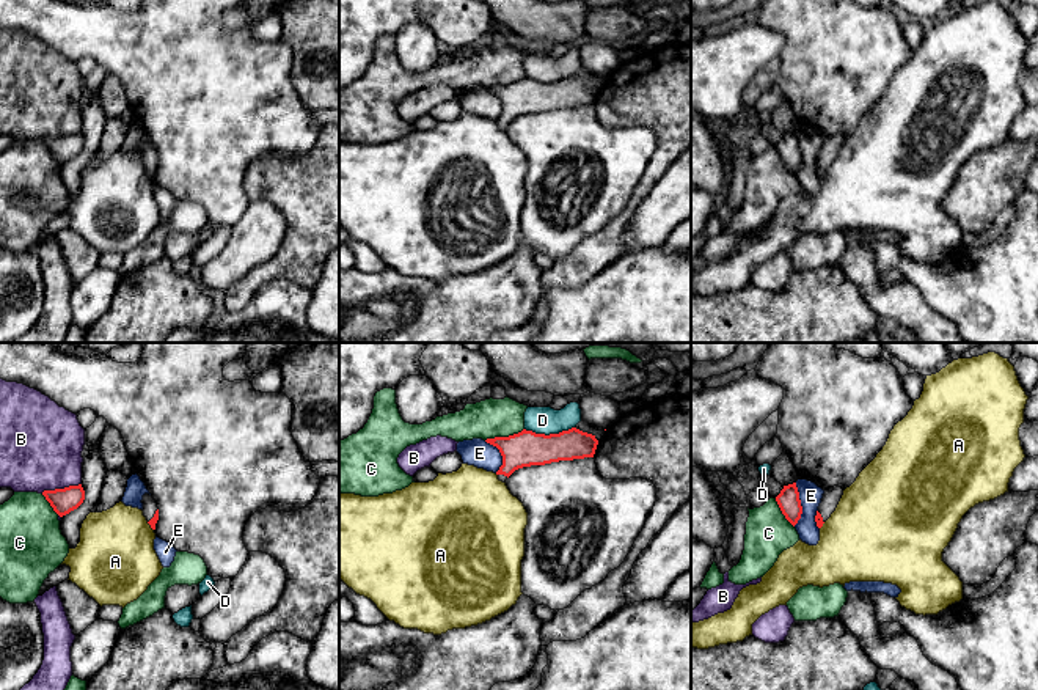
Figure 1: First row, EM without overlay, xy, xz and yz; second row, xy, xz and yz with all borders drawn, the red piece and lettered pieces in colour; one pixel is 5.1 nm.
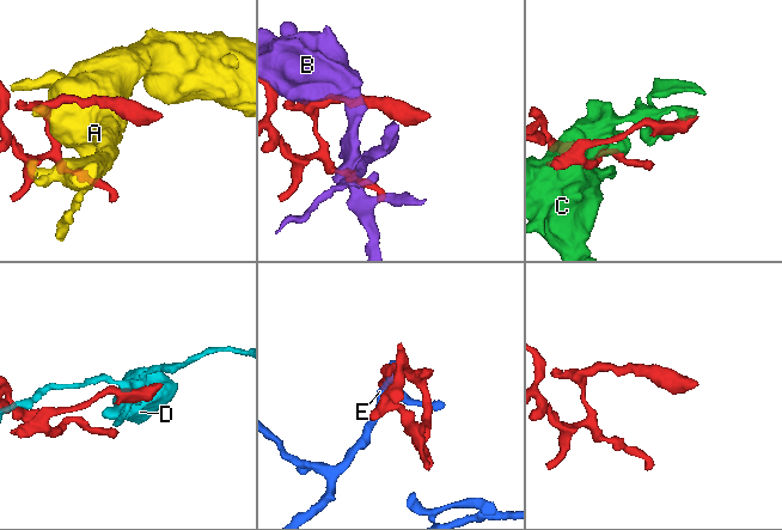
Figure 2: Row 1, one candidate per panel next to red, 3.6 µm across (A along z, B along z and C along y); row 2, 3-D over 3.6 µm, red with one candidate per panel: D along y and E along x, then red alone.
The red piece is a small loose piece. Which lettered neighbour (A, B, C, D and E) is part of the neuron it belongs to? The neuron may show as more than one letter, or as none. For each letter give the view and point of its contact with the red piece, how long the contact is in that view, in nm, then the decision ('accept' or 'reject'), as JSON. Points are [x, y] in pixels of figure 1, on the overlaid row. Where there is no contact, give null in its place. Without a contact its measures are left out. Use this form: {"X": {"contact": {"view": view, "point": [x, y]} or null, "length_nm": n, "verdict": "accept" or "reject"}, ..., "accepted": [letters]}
{"A": {"contact": {"view": "xy", "point": [151, 527]}, "length_nm": 60, "verdict": "reject"}, "B": {"contact": {"view": "xy", "point": [60, 489]}, "length_nm": 220, "verdict": "reject"}, "C": {"contact": {"view": "xz", "point": [504, 437]}, "length_nm": 220, "verdict": "reject"}, "D": {"contact": {"view": "xz", "point": [550, 434]}, "length_nm": 260, "verdict": "reject"}, "E": {"contact": {"view": "yz", "point": [800, 505]}, "length_nm": 220, "verdict": "reject"}, "accepted": []}

